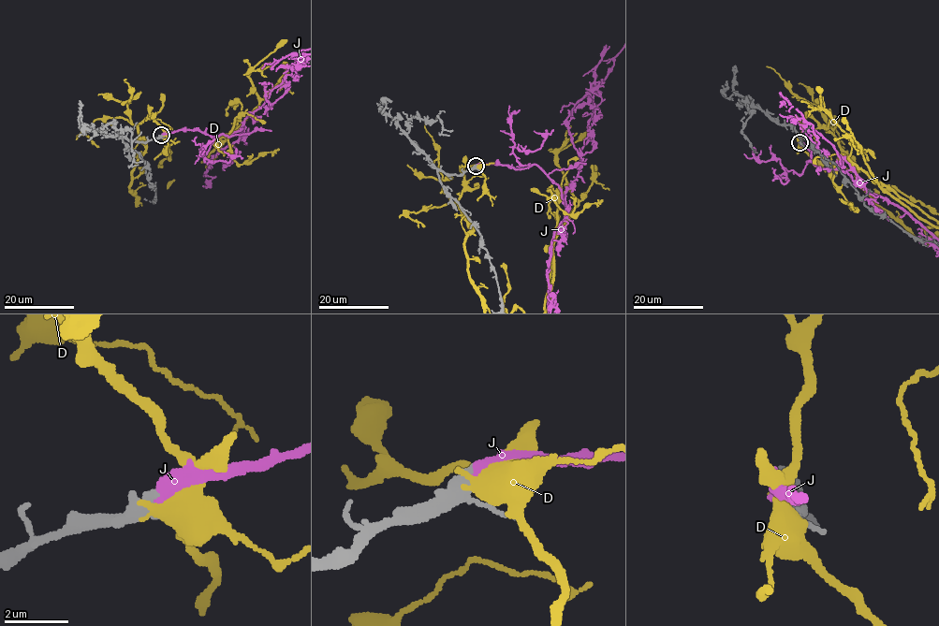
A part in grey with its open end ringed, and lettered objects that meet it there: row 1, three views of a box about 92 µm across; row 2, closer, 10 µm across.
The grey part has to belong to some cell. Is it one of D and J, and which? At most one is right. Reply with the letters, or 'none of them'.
J

